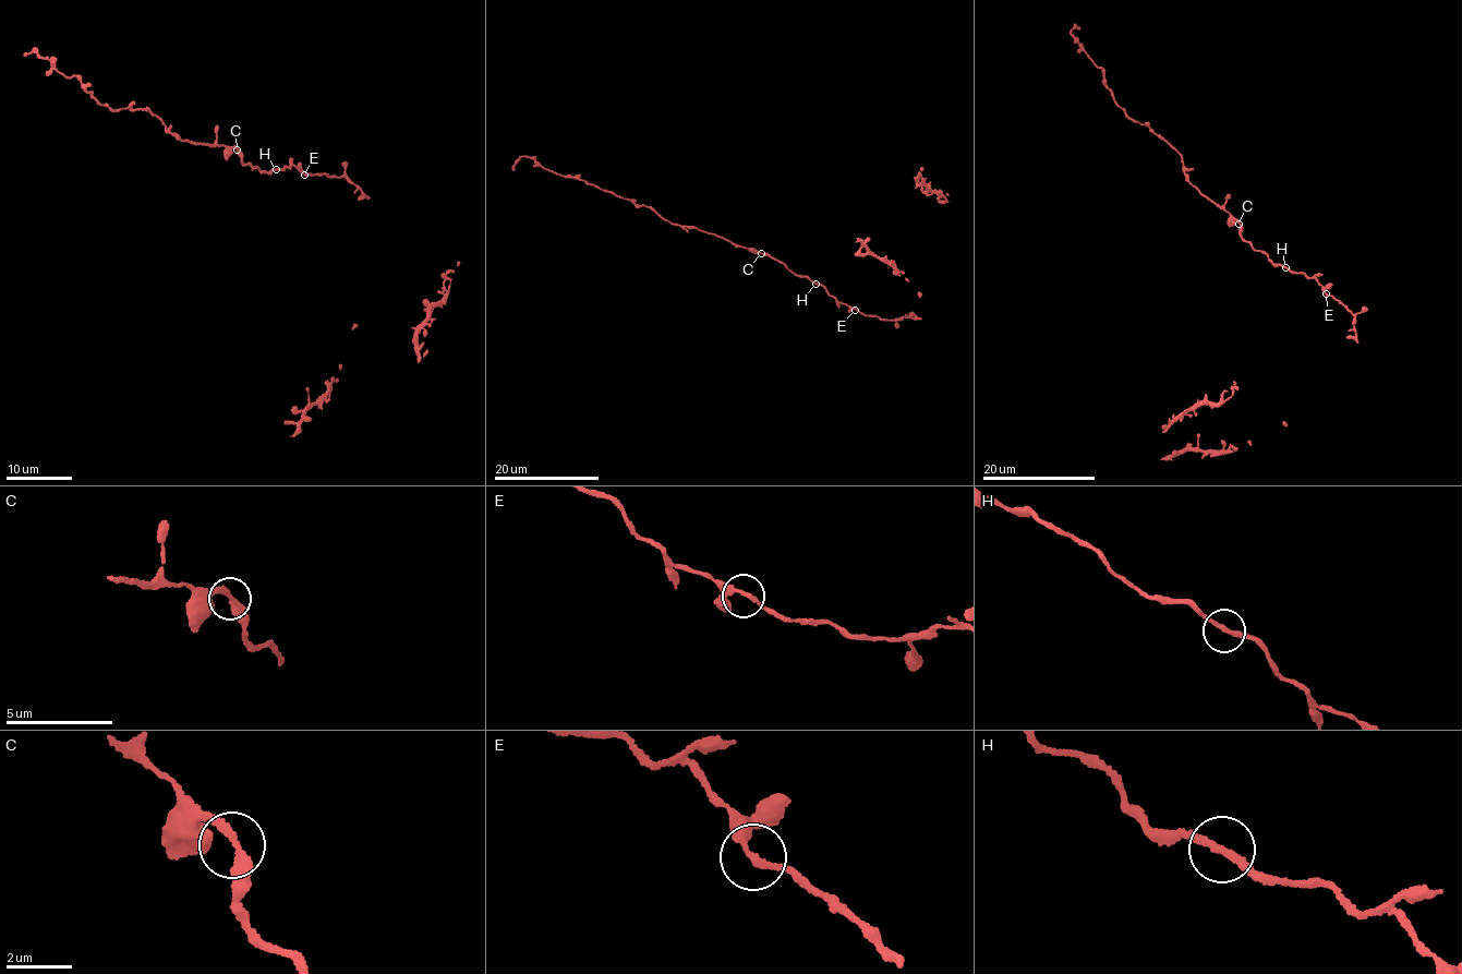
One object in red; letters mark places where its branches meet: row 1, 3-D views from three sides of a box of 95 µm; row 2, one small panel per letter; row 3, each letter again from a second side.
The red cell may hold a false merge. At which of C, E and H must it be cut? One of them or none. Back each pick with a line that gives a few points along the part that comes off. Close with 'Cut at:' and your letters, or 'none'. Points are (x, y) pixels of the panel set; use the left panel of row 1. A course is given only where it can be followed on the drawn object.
Cut at: none

